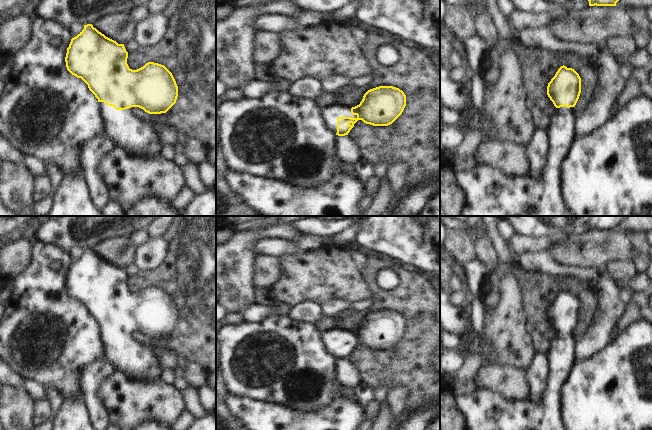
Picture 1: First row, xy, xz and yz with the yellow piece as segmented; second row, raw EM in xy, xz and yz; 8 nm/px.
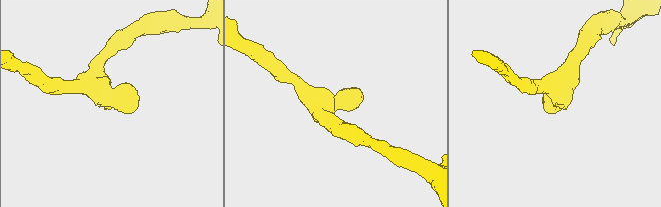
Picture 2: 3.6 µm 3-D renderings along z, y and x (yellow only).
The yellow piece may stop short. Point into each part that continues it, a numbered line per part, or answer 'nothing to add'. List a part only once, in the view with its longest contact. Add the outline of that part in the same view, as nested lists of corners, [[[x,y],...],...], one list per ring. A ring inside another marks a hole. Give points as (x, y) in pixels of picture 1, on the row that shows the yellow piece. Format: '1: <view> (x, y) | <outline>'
1: xz (330, 113) | [[[333,103],[330,106],[322,108],[322,118],[325,124],[336,134],[337,133],[337,118],[352,117],[357,118],[357,115],[351,113],[351,108],[342,106],[338,103]]]

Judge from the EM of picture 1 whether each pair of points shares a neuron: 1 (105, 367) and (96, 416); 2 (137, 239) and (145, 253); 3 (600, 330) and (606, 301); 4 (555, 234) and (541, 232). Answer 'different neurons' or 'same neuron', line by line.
1: same neuron
2: different neurons
3: same neuron
4: same neuron

